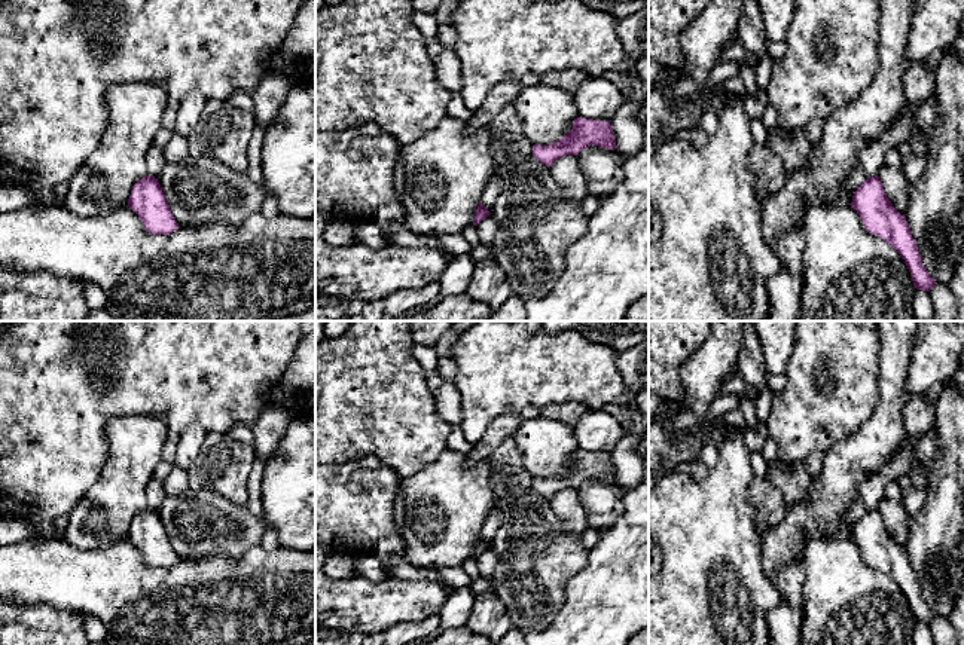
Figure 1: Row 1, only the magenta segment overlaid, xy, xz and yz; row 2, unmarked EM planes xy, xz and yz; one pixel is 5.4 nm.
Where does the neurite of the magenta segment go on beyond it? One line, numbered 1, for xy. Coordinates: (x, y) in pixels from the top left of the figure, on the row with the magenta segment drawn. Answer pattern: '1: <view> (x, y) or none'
1: none

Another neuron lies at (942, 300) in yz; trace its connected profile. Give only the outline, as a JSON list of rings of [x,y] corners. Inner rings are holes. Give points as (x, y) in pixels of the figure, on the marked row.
[[[936,284],[928,293],[934,312],[931,321],[954,321],[957,311],[951,288],[945,284]]]

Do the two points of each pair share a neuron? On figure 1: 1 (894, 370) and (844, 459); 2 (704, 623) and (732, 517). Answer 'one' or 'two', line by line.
1: one
2: one

